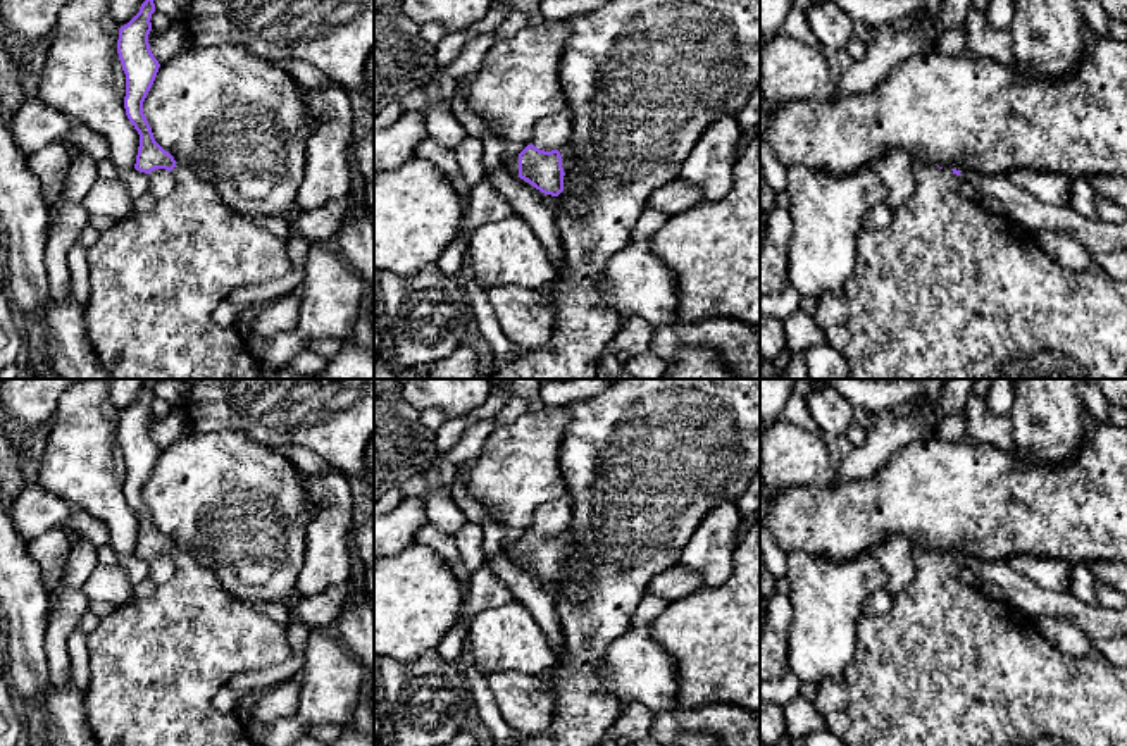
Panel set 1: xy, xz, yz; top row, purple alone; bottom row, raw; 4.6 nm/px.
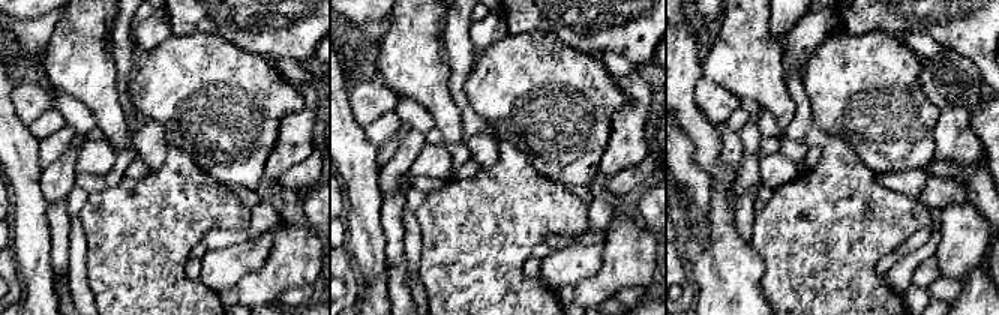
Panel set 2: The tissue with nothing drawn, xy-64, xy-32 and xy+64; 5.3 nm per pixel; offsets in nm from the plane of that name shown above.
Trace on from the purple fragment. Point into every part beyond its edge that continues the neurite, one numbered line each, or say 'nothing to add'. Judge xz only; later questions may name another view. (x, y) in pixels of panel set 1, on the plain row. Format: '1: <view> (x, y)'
1: xz (567, 538)

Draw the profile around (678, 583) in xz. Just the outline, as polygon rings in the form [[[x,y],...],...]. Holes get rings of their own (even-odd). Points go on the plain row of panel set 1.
[[[674,565],[672,569],[653,577],[646,587],[646,593],[655,594],[667,603],[674,603],[688,598],[701,587],[703,581],[700,574],[688,570],[682,565]]]

